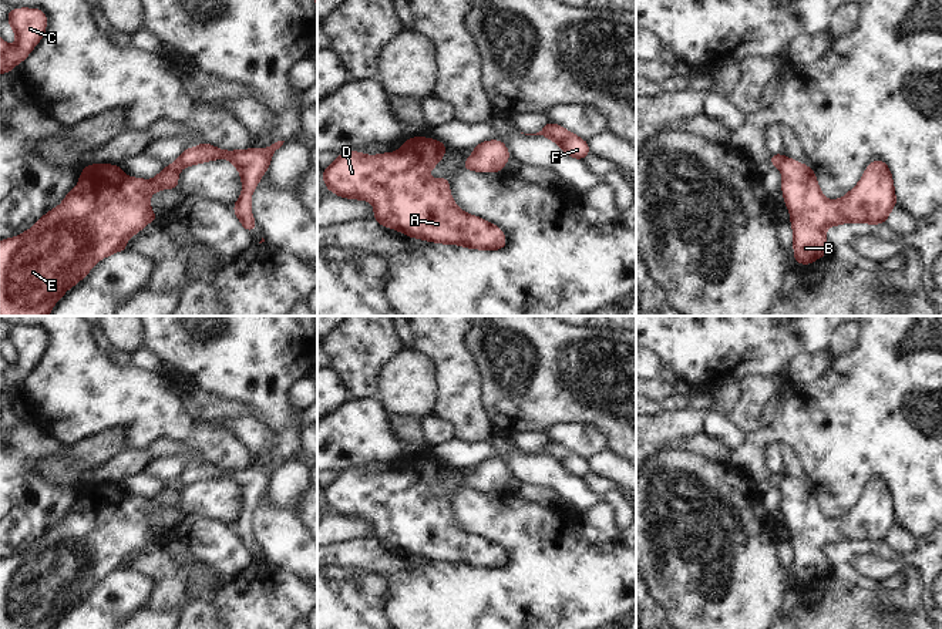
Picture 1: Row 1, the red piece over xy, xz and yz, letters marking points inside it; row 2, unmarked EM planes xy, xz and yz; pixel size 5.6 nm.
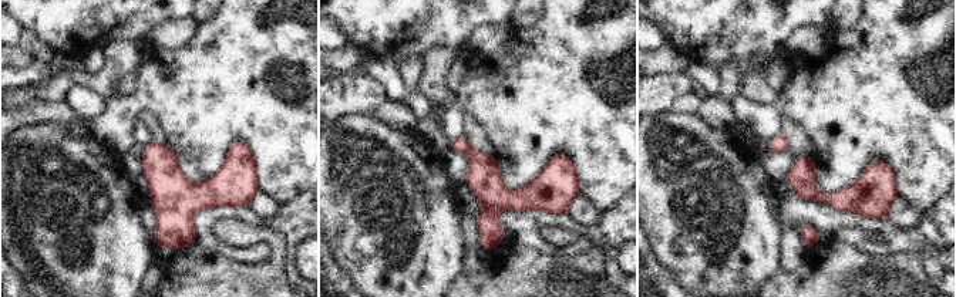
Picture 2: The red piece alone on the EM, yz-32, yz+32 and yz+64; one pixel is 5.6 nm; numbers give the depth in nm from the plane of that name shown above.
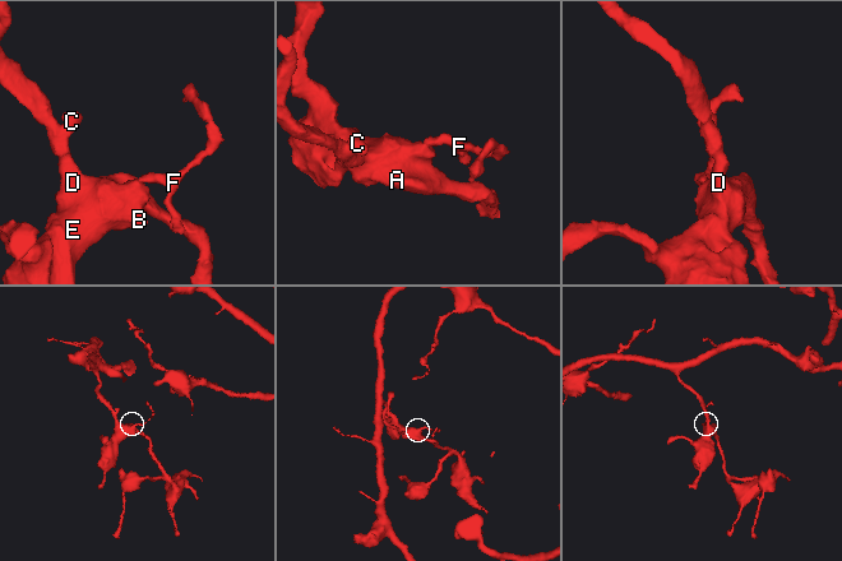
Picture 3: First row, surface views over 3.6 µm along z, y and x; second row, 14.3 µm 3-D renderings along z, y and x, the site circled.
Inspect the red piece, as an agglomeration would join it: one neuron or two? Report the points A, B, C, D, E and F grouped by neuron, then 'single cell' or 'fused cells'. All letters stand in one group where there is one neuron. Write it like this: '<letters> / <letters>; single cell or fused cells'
A B C D E / F; fused cells

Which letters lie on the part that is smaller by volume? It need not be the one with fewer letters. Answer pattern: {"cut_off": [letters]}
{"cut_off": ["F"]}

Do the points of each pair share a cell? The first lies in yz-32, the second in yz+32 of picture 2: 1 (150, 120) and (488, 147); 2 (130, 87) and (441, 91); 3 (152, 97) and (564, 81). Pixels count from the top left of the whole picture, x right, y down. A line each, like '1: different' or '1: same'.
1: same
2: different
3: same

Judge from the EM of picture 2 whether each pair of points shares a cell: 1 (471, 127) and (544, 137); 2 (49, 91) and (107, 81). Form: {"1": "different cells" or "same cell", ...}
{"1": "different cells", "2": "same cell"}

